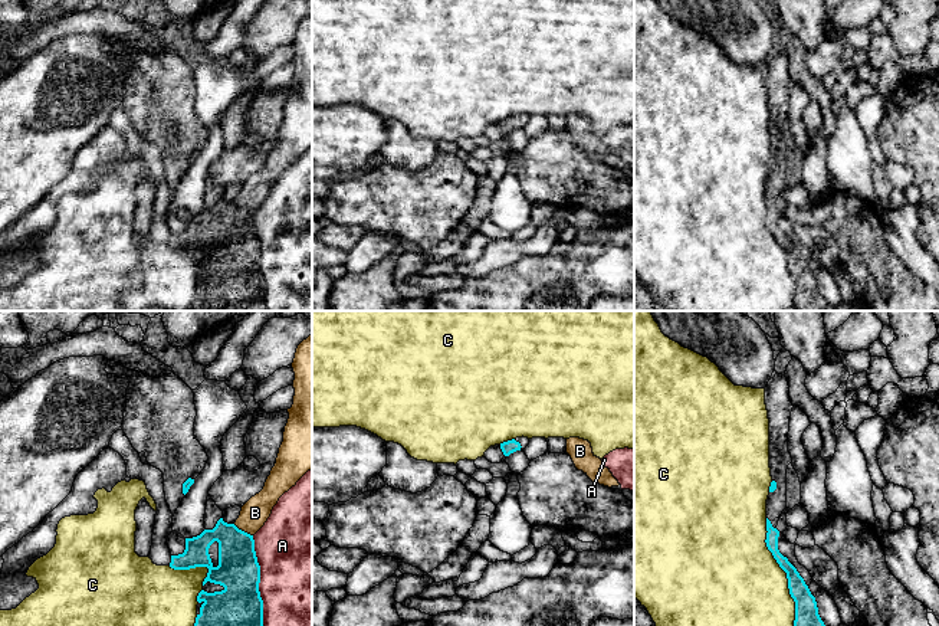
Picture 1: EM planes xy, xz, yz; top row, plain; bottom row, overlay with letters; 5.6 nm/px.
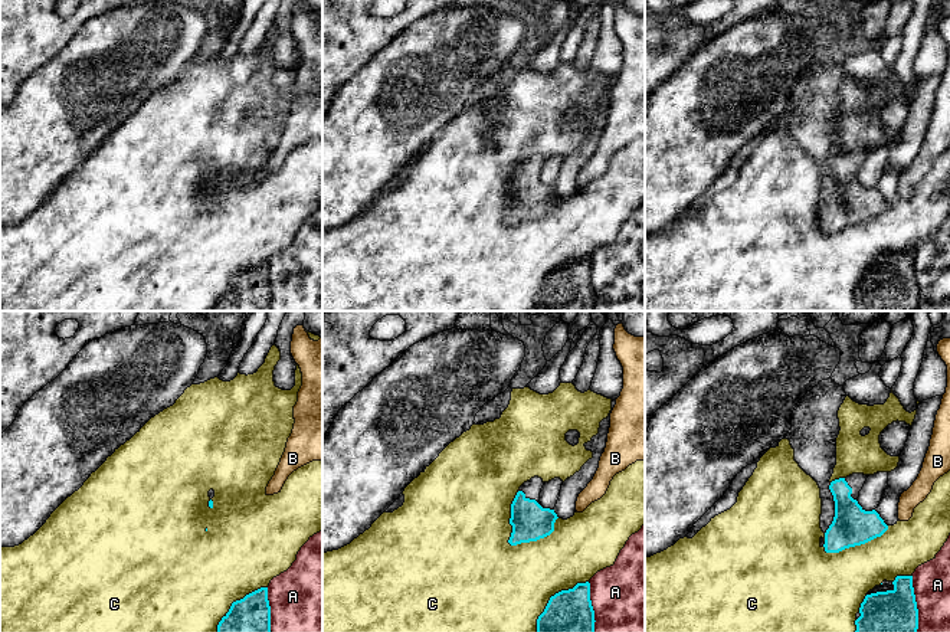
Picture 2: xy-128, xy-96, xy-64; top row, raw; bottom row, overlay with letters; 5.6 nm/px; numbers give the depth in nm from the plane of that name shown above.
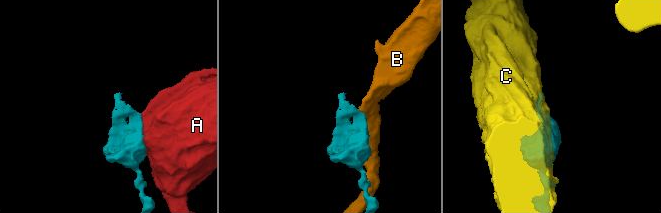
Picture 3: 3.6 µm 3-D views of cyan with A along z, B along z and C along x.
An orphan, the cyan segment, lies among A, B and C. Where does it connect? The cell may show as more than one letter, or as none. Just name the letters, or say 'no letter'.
no letter

